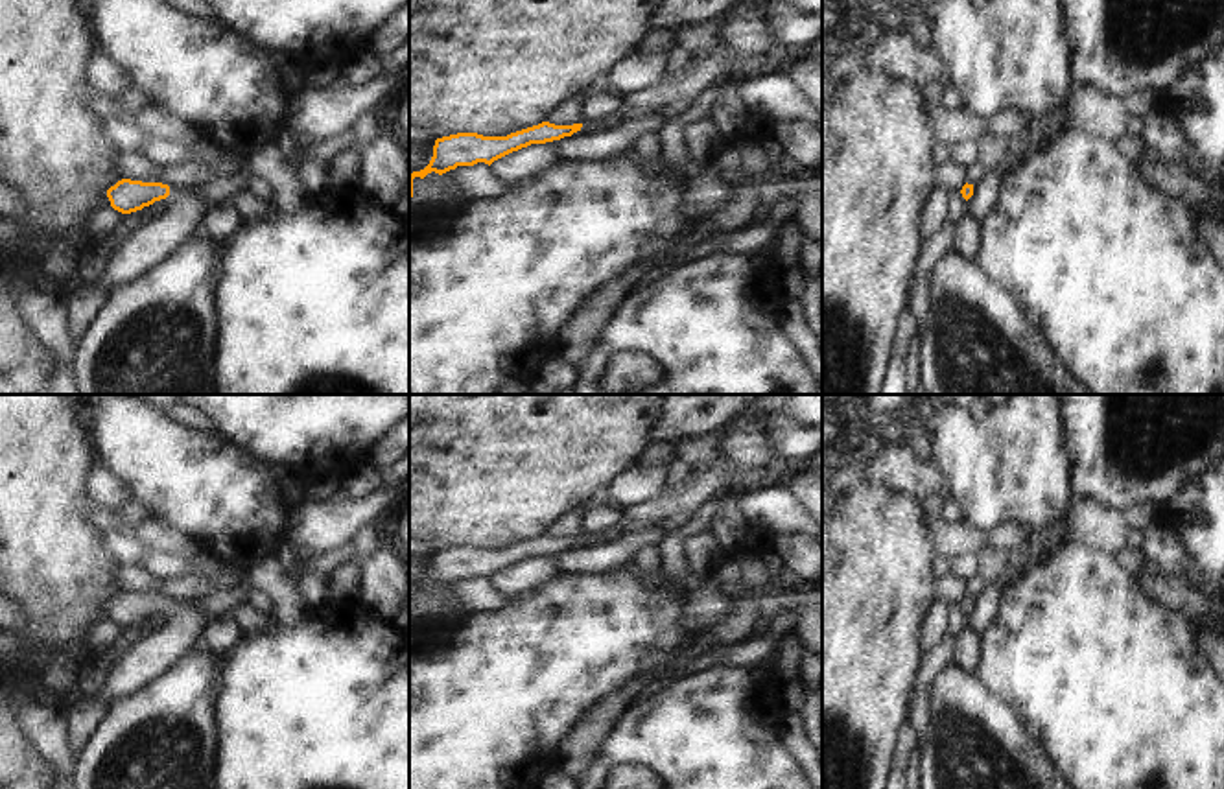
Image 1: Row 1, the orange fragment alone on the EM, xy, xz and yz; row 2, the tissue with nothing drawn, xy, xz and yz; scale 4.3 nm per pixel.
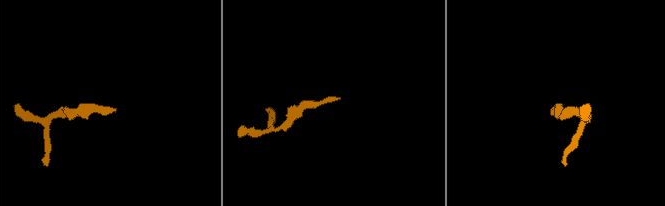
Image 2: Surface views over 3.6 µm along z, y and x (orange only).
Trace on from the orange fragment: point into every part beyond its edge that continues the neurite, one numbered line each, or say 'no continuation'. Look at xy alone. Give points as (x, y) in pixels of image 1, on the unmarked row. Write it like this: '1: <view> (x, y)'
1: xy (142, 662).

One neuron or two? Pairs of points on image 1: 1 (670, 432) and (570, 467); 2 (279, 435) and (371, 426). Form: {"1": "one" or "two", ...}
{"1": "two", "2": "one"}

